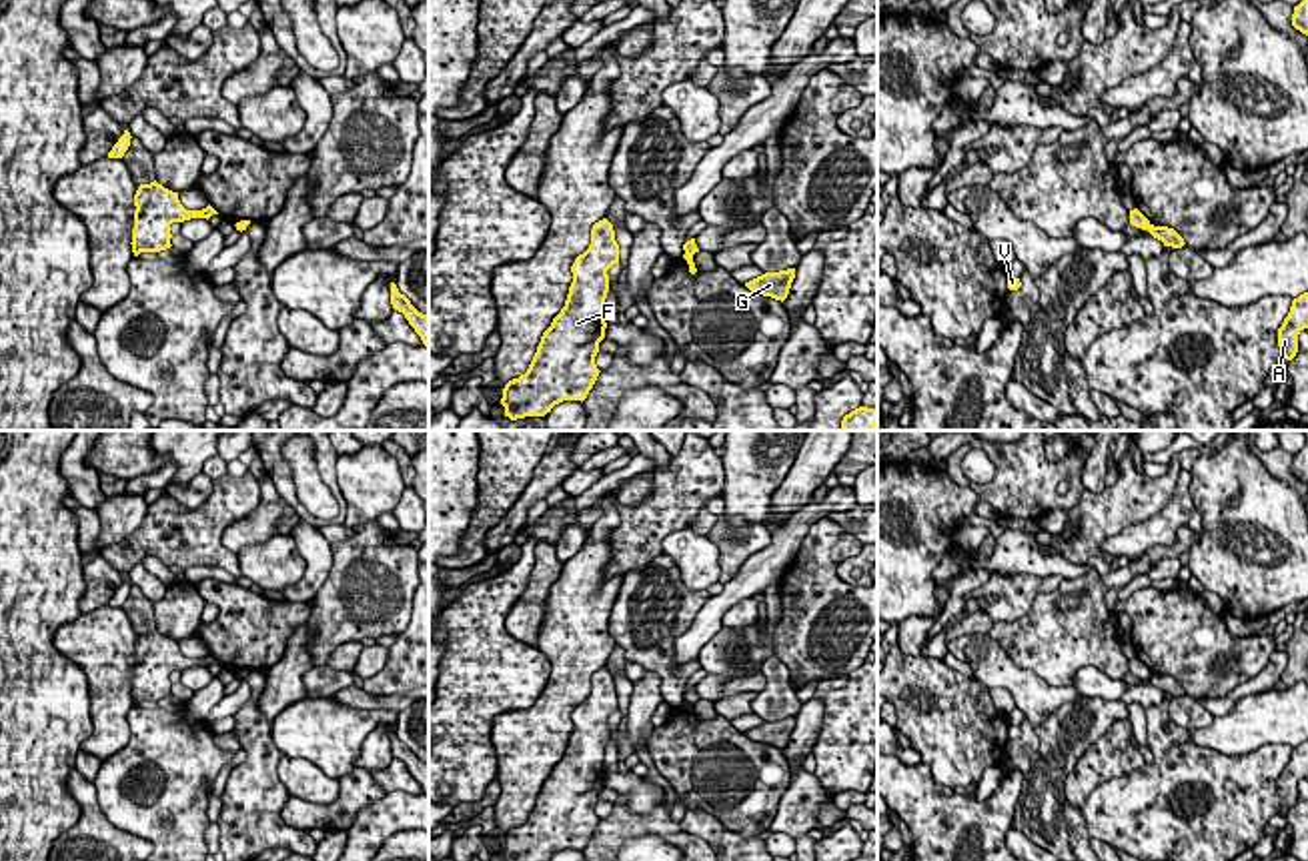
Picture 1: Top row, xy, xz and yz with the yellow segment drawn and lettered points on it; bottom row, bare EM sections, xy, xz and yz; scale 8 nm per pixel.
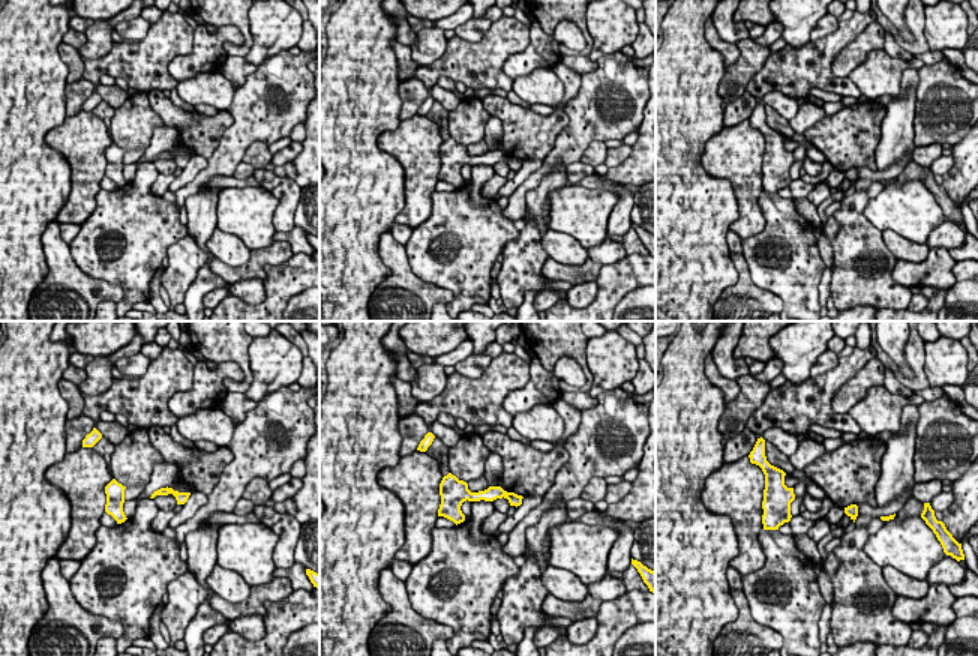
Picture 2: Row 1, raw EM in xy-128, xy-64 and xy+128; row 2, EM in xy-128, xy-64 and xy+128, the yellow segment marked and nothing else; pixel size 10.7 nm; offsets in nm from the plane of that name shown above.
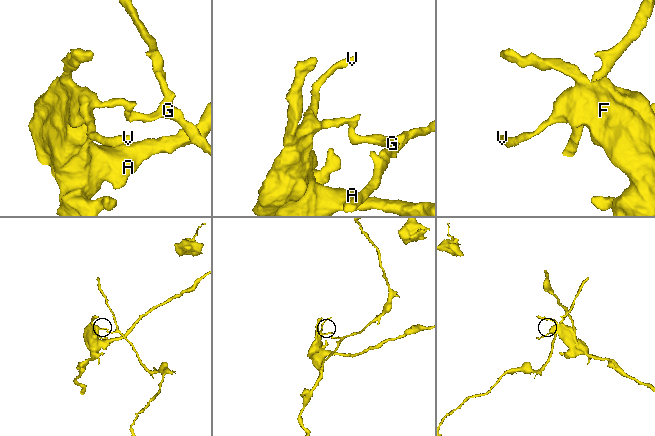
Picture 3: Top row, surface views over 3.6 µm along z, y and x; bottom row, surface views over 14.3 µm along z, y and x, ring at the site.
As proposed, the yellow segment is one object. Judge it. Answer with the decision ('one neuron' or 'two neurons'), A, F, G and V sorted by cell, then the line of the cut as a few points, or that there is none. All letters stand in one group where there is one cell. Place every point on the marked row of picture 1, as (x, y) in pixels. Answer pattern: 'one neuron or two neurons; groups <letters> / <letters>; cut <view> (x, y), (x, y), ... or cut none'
two neurons; groups A F V / G; cut yz (1150, 225), (1146, 229)

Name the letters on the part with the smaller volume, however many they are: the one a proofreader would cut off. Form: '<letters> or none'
G

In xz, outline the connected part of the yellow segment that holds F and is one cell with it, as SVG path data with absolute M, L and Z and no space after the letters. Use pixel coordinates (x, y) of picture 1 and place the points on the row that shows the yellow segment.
M603 218L591 228L589 248L571 266L565 306L543 332L527 372L503 388L505 416L545 416L563 400L587 398L601 372L595 356L607 328L607 270L613 264L619 264L619 244L613 224Z

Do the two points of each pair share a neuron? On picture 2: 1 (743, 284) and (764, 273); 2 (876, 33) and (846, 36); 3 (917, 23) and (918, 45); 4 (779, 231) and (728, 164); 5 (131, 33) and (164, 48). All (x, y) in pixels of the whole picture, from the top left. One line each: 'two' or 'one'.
1: two
2: two
3: one
4: two
5: two

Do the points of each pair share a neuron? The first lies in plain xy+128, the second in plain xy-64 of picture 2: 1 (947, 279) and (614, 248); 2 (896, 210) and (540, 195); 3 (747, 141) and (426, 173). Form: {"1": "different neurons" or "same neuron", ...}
{"1": "same neuron", "2": "different neurons", "3": "same neuron"}

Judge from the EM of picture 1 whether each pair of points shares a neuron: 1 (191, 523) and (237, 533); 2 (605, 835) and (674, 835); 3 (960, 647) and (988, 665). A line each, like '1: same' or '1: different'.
1: different
2: same
3: same

